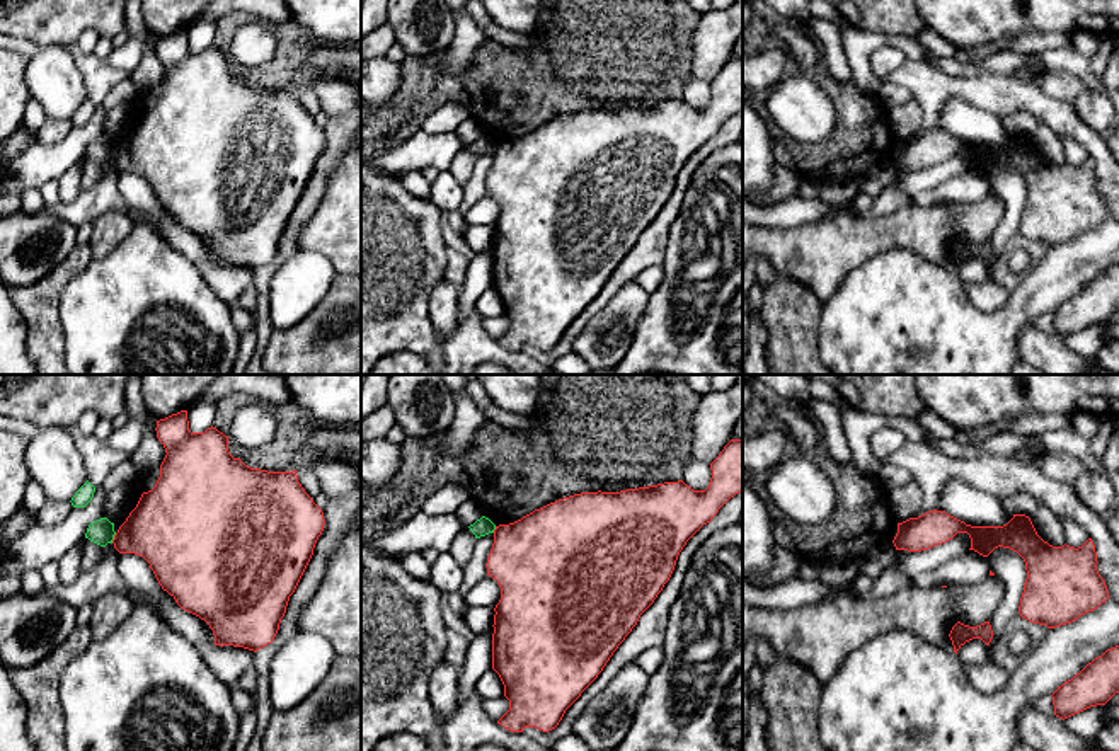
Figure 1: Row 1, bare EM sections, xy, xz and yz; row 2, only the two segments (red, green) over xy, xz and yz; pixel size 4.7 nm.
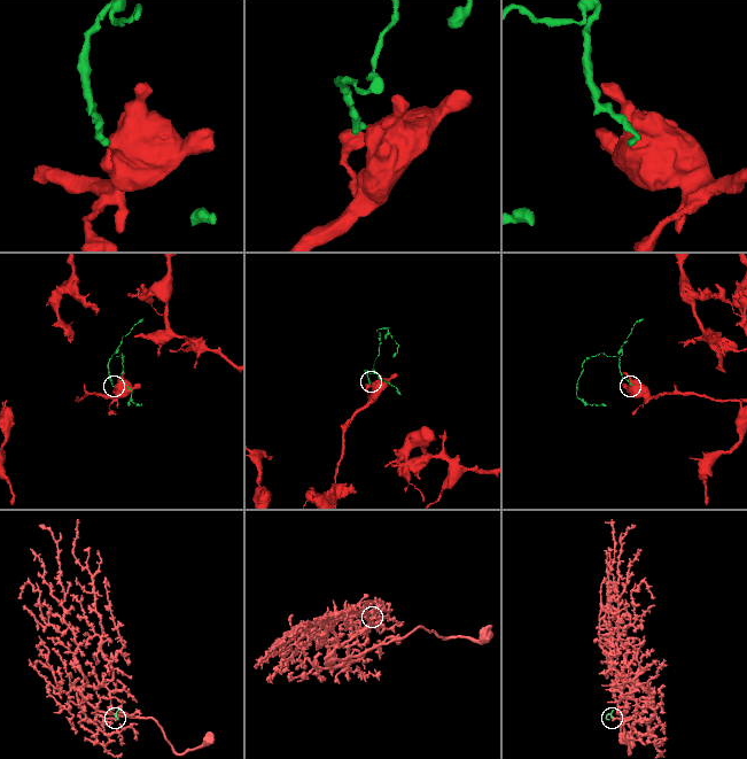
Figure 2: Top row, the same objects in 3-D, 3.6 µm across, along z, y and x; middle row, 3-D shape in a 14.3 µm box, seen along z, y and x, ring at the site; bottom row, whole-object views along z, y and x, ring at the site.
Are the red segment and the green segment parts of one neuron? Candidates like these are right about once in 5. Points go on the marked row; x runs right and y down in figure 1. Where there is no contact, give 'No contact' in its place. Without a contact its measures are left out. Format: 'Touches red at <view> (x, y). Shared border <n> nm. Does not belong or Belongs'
Touches red at xy (114, 538). Shared border 50 nm. Does not belong

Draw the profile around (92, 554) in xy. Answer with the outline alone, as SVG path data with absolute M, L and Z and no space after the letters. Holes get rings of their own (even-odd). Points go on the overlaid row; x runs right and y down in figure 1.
M83 538L78 545L82 547L82 570L90 570L109 553L119 555L116 548L107 550L106 547L100 547L89 538Z

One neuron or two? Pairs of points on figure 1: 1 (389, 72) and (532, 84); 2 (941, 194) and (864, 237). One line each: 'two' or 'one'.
1: two
2: two

